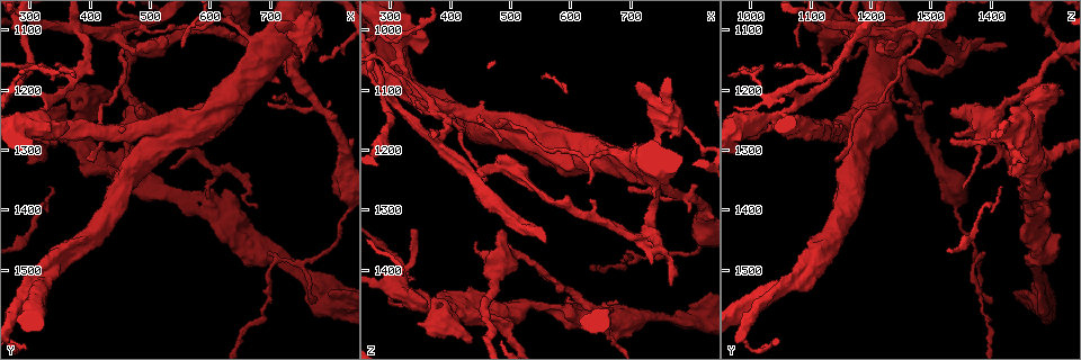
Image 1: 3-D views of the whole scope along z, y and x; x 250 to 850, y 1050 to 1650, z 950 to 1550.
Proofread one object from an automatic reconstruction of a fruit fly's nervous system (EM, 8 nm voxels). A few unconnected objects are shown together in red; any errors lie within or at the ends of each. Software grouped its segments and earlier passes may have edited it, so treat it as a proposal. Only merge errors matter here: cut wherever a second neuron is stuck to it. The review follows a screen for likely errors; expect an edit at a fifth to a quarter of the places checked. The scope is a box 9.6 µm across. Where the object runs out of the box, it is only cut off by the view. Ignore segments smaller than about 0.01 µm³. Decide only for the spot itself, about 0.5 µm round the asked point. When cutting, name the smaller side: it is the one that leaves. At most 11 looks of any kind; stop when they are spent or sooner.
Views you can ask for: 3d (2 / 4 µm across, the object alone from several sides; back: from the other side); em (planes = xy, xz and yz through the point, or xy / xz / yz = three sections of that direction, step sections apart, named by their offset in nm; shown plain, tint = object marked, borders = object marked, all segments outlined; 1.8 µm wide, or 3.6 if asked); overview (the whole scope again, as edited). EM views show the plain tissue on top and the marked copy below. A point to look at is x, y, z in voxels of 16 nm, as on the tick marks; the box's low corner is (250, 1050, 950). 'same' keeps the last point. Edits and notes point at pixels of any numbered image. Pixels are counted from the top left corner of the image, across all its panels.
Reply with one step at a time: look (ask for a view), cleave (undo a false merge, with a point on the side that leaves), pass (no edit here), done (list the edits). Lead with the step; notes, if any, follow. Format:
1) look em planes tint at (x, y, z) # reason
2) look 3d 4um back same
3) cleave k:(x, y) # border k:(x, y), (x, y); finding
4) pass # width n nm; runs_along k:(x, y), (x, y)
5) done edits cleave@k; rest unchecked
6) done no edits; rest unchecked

look 3d 4um at (540, 1275, 1180) # sudden change in width

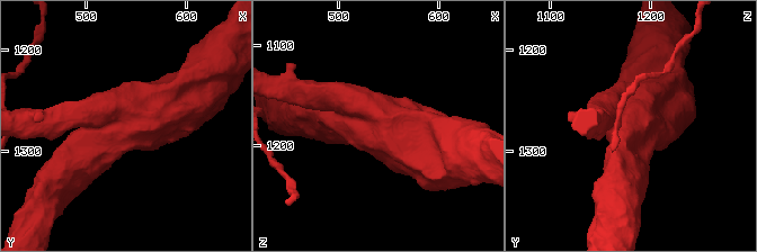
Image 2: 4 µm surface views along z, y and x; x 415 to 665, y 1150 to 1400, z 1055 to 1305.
look em 3.6um planes tint at (536, 1270, 1180)

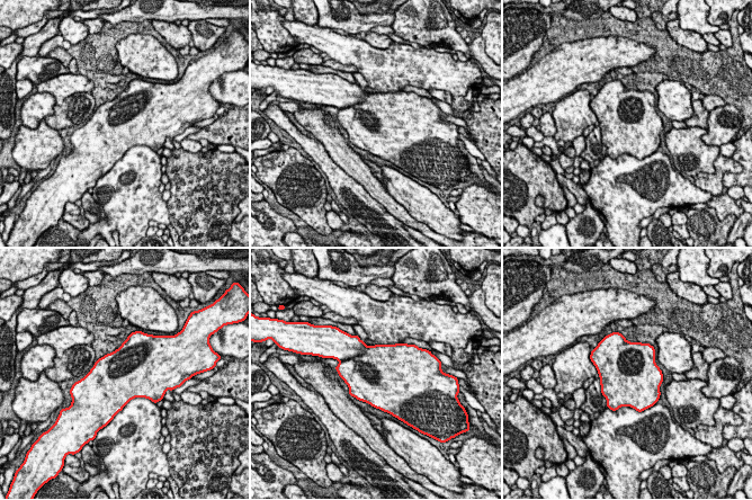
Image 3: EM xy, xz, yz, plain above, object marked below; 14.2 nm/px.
pass # all the same neuron

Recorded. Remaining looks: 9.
look em planes tint at (610, 1380, 1475) # two arms at a narrow angle

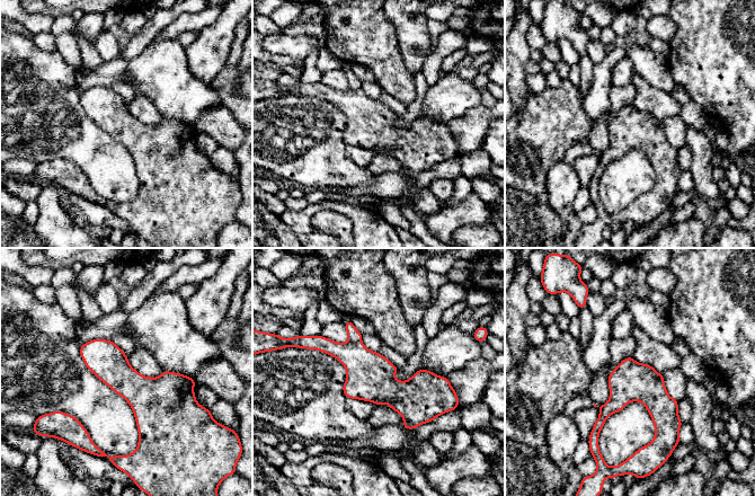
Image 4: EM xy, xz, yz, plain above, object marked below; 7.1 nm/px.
cleave 4:(353, 334) # width 260 nm; border 4:(349, 340), (361, 342); two neurons meet here

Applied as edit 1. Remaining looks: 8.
look overview

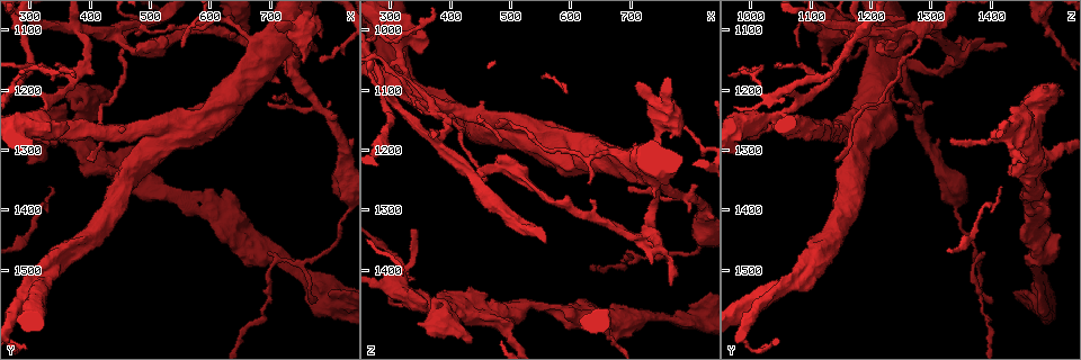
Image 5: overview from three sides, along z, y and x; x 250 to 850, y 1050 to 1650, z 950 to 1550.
look em xy step 4 tint at (745, 1160, 1270) # three arms meet

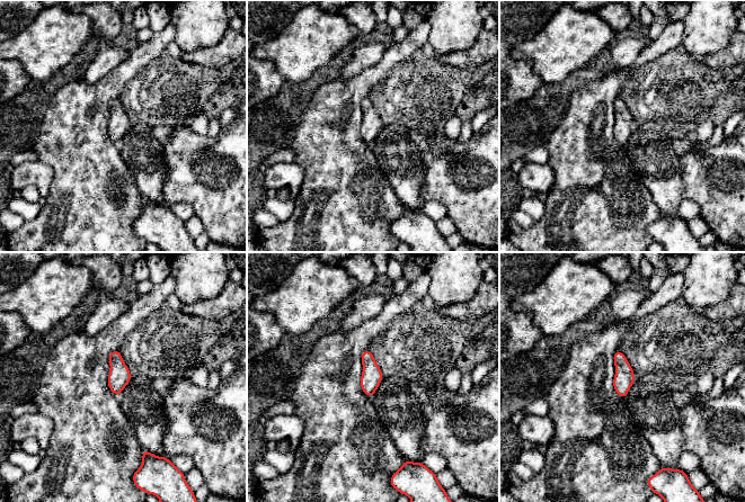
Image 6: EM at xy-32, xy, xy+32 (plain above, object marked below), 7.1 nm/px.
look em planes borders same # another direction

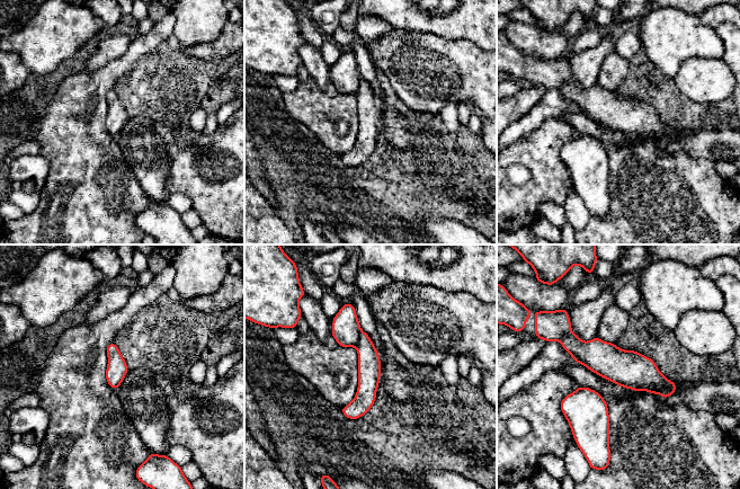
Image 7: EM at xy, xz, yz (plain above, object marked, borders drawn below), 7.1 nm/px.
cleave 7:(368, 359) # part_leaving 7:(565, 336), (584, 353), (672, 388); two neurons meet here

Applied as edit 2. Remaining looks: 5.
look overview # see it whole again

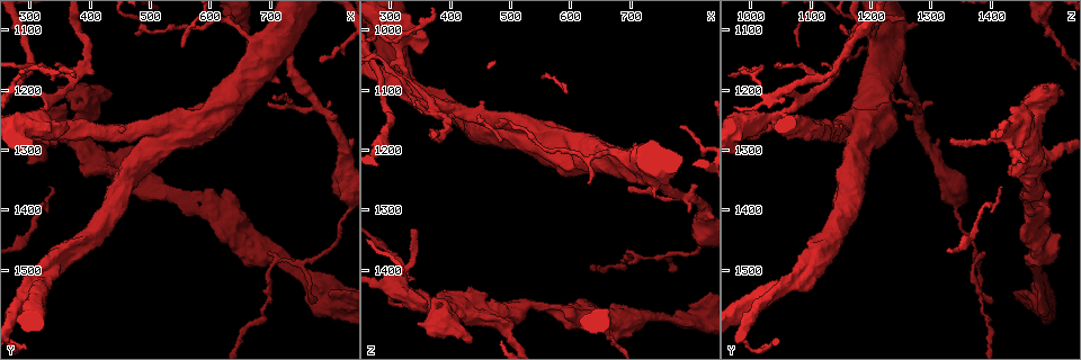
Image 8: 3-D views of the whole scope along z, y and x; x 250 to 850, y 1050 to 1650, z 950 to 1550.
look em planes tint at (370, 1190, 1125) # arms part here

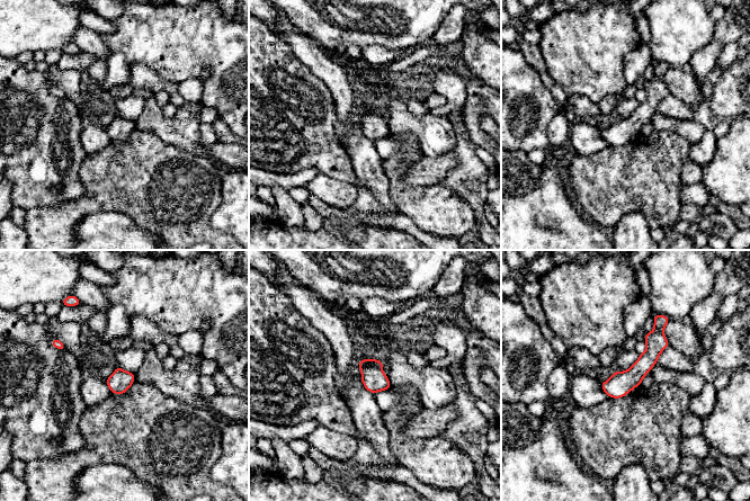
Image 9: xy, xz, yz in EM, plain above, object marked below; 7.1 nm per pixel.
pass # width 160 nm; runs_along 9:(662, 319), (650, 357), (610, 394); one neuron here

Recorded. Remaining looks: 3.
done edits cleave@4, cleave@7; rest unchecked

